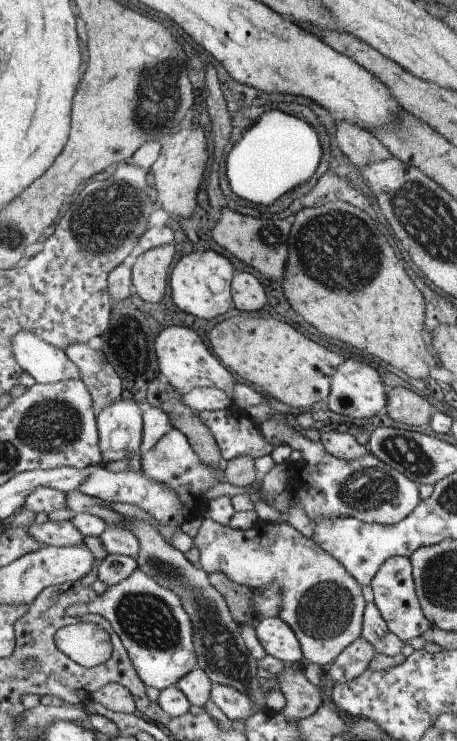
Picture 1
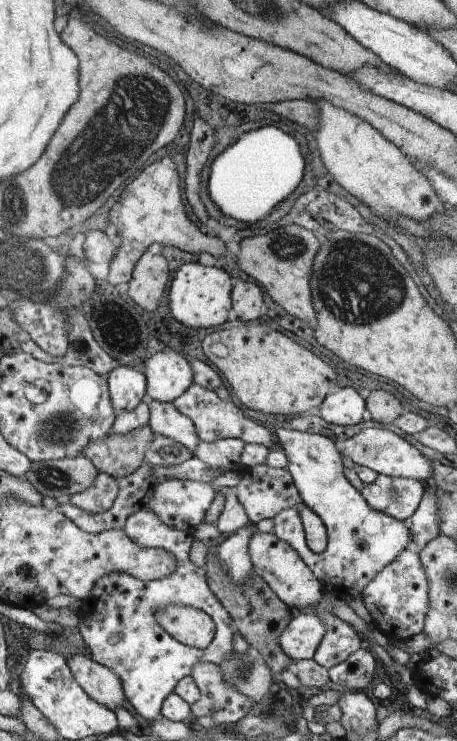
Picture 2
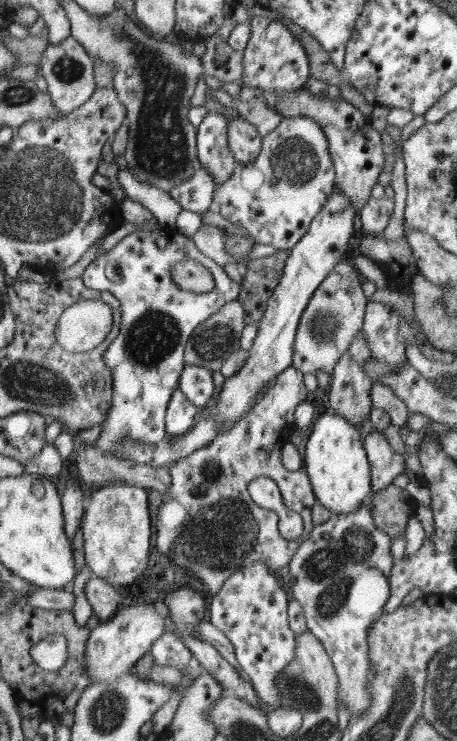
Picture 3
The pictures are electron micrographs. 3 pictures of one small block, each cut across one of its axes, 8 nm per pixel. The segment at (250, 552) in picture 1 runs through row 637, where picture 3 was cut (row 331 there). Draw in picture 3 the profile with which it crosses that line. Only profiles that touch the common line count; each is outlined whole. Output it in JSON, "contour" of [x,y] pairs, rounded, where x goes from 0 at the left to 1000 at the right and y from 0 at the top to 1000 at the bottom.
{"contour":[[[757,350],[735,356],[733,364],[718,370],[705,385],[689,393],[689,398],[681,402],[670,420],[665,420],[661,430],[656,430],[652,449],[646,462],[646,483],[639,493],[648,499],[656,499],[663,505],[691,505],[691,502],[713,502],[726,506],[733,494],[740,491],[751,476],[768,470],[770,462],[792,447],[792,432],[796,432],[796,418],[801,418],[801,399],[792,397],[792,386],[788,386],[788,375],[783,367]]]}

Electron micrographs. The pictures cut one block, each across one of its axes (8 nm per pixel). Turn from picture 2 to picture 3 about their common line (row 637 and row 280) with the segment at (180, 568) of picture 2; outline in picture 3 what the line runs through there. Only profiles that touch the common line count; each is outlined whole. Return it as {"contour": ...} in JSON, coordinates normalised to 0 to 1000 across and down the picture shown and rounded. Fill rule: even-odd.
{"contour":[[[359,304],[333,312],[322,309],[284,313],[232,343],[210,347],[188,362],[177,378],[186,389],[245,397],[265,414],[263,449],[230,478],[234,493],[243,495],[249,507],[249,537],[234,567],[223,568],[223,582],[210,594],[208,605],[243,615],[256,615],[271,596],[341,599],[357,595],[363,592],[359,559],[365,559],[363,548],[370,548],[376,533],[392,524],[392,510],[407,493],[403,476],[407,476],[411,460],[435,439],[444,439],[492,412],[516,405],[525,386],[503,372],[490,370],[486,359],[477,359],[477,355],[442,344],[438,337],[429,337],[420,323]],[[403,351],[429,351],[455,362],[470,377],[470,390],[449,397],[398,391],[381,381],[374,364]]]}

